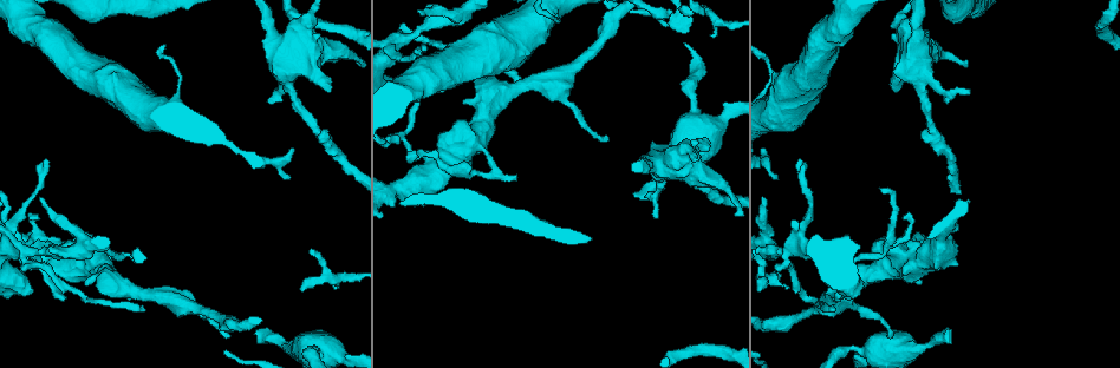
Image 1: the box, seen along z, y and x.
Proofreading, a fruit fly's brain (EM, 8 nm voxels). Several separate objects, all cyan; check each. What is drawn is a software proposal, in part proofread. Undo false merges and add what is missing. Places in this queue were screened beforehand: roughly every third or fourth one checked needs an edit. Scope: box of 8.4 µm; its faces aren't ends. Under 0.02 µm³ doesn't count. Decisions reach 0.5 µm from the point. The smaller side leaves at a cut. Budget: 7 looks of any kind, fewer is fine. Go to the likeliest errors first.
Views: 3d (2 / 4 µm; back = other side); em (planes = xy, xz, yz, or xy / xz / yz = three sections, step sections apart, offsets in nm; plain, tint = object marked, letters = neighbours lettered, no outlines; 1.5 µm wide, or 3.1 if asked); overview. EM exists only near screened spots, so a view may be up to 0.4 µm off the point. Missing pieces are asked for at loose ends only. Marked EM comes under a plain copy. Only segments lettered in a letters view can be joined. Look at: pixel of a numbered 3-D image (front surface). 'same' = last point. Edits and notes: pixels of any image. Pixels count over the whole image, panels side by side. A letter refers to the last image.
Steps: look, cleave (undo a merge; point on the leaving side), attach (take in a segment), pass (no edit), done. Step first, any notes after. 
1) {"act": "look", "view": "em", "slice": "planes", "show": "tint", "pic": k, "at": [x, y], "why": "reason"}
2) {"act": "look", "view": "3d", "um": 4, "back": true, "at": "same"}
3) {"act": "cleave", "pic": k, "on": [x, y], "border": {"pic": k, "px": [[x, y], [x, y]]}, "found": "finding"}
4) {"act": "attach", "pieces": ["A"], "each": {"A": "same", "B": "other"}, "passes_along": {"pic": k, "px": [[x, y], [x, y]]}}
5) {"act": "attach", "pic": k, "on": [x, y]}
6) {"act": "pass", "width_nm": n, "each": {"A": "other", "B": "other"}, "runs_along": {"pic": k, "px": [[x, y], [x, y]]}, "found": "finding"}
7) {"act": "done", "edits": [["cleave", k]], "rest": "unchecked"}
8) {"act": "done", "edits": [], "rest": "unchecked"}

{"act": "look", "view": "em", "slice": "xz", "step": 8, "show": "tint", "pic": 1, "at": [28, 252], "why": "two arms in line, one across"}

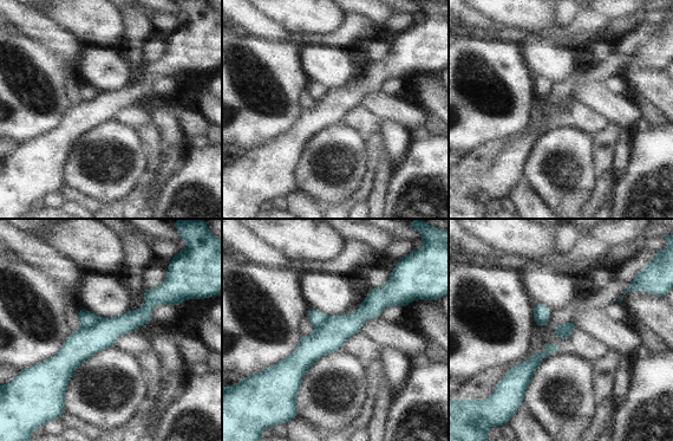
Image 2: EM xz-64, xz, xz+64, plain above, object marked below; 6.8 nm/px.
{"act": "look", "view": "em", "slice": "planes", "show": "letters", "at": "same", "why": "another direction"}

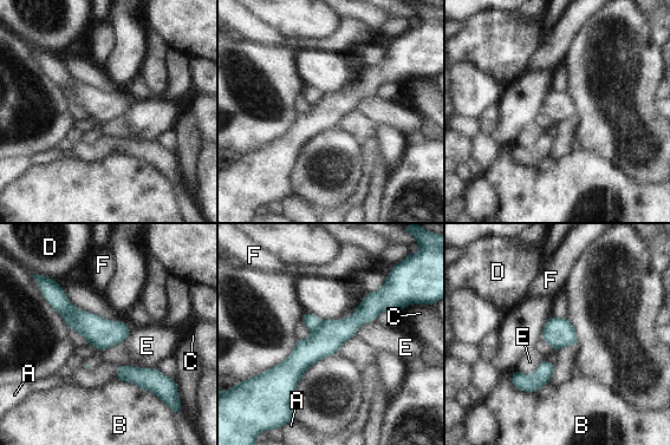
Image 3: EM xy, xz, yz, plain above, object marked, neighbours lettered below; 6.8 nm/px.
{"act": "cleave", "pic": 3, "on": [54, 294], "each": {"A": "other", "B": "other", "C": "other", "D": "other", "E": "other", "F": "other"}, "border": {"pic": 3, "px": [[73, 306], [72, 312], [63, 316]]}, "found": "two neurons meet here"}

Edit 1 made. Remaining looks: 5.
{"act": "look", "view": "overview"}

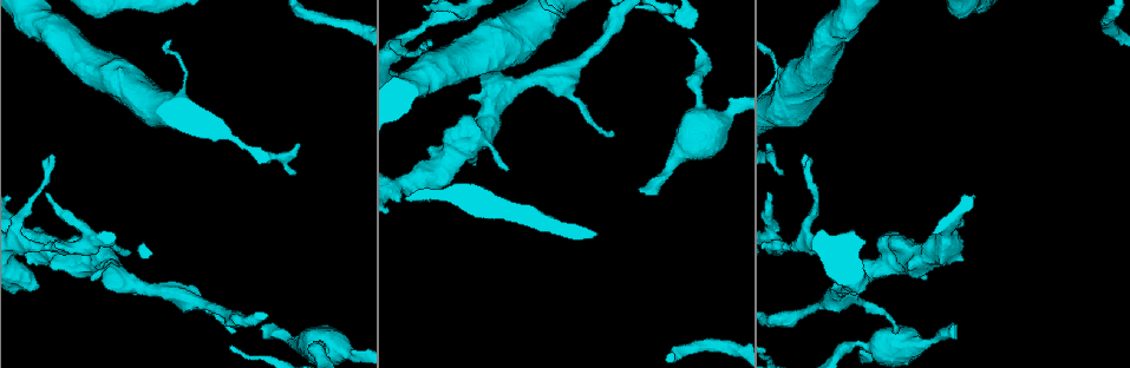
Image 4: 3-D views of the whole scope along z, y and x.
{"act": "look", "view": "3d", "um": 4, "pic": 4, "at": [642, 189], "why": "free end"}

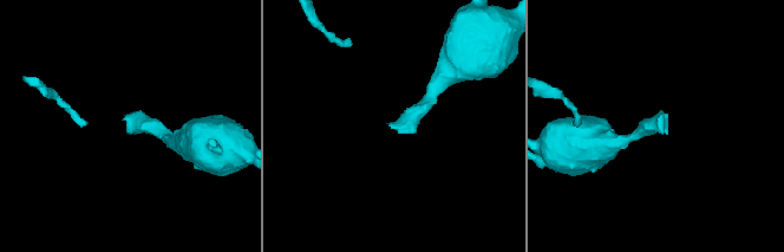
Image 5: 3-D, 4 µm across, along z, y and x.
{"act": "look", "view": "em", "slice": "yz", "step": 4, "show": "tint", "pic": 5, "at": [391, 128], "why": "need the tissue"}

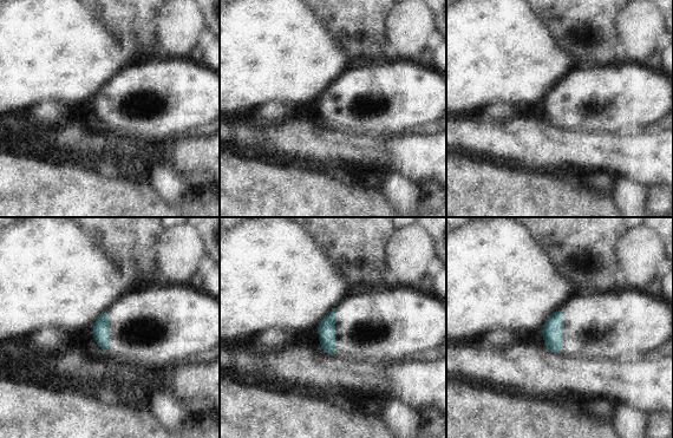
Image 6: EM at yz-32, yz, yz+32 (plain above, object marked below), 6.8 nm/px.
{"act": "look", "view": "em", "slice": "planes", "show": "letters", "at": "same", "why": "another direction"}

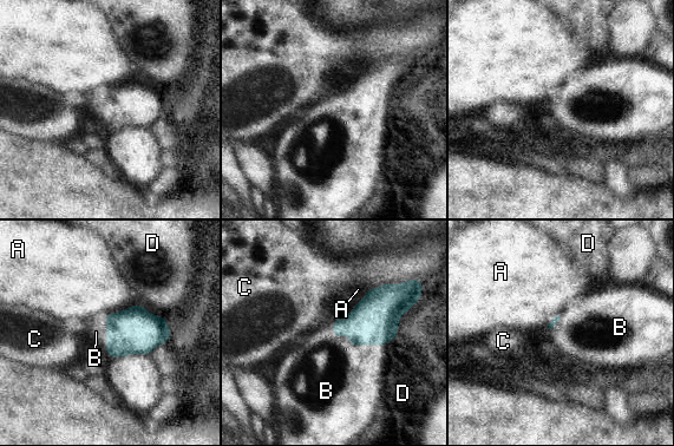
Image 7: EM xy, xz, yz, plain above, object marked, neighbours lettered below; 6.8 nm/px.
{"act": "attach", "pieces": ["B"], "longest_contact_nm": ["B", 440], "each": {"A": "other", "B": "same", "C": "other", "D": "other"}, "passes_along": {"pic": 7, "px": [[374, 320], [355, 343], [346, 379]]}, "found": "it goes on there"}

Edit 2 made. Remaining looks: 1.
{"act": "look", "view": "em", "slice": "planes", "show": "letters", "pic": 4, "at": [876, 343], "why": "thick turns thin"}

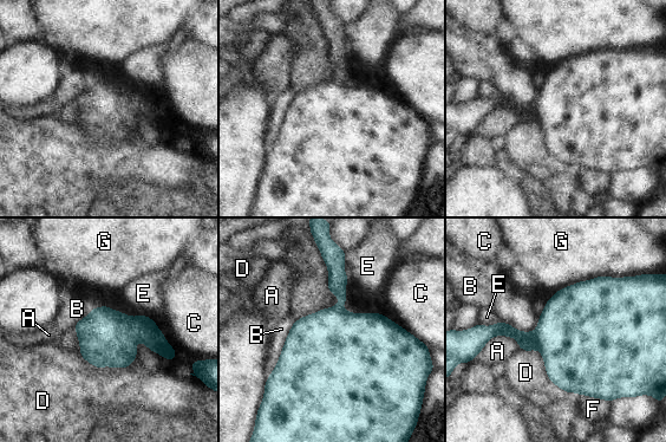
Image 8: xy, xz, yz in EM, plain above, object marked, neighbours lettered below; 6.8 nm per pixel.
{"act": "cleave", "pic": 8, "on": [573, 337], "longest_contact_nm": ["D", 500], "each": {"A": "other", "B": "other", "C": "other", "D": "other", "E": "other", "F": "other", "G": "other"}, "border": {"pic": 8, "px": [[534, 331], [539, 349]]}, "found": "a second neuron is stuck on"}

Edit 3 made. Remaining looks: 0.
{"act": "done", "edits": [["cleave", 3], ["attach", 7], ["cleave", 8]], "rest": "unchecked"}

